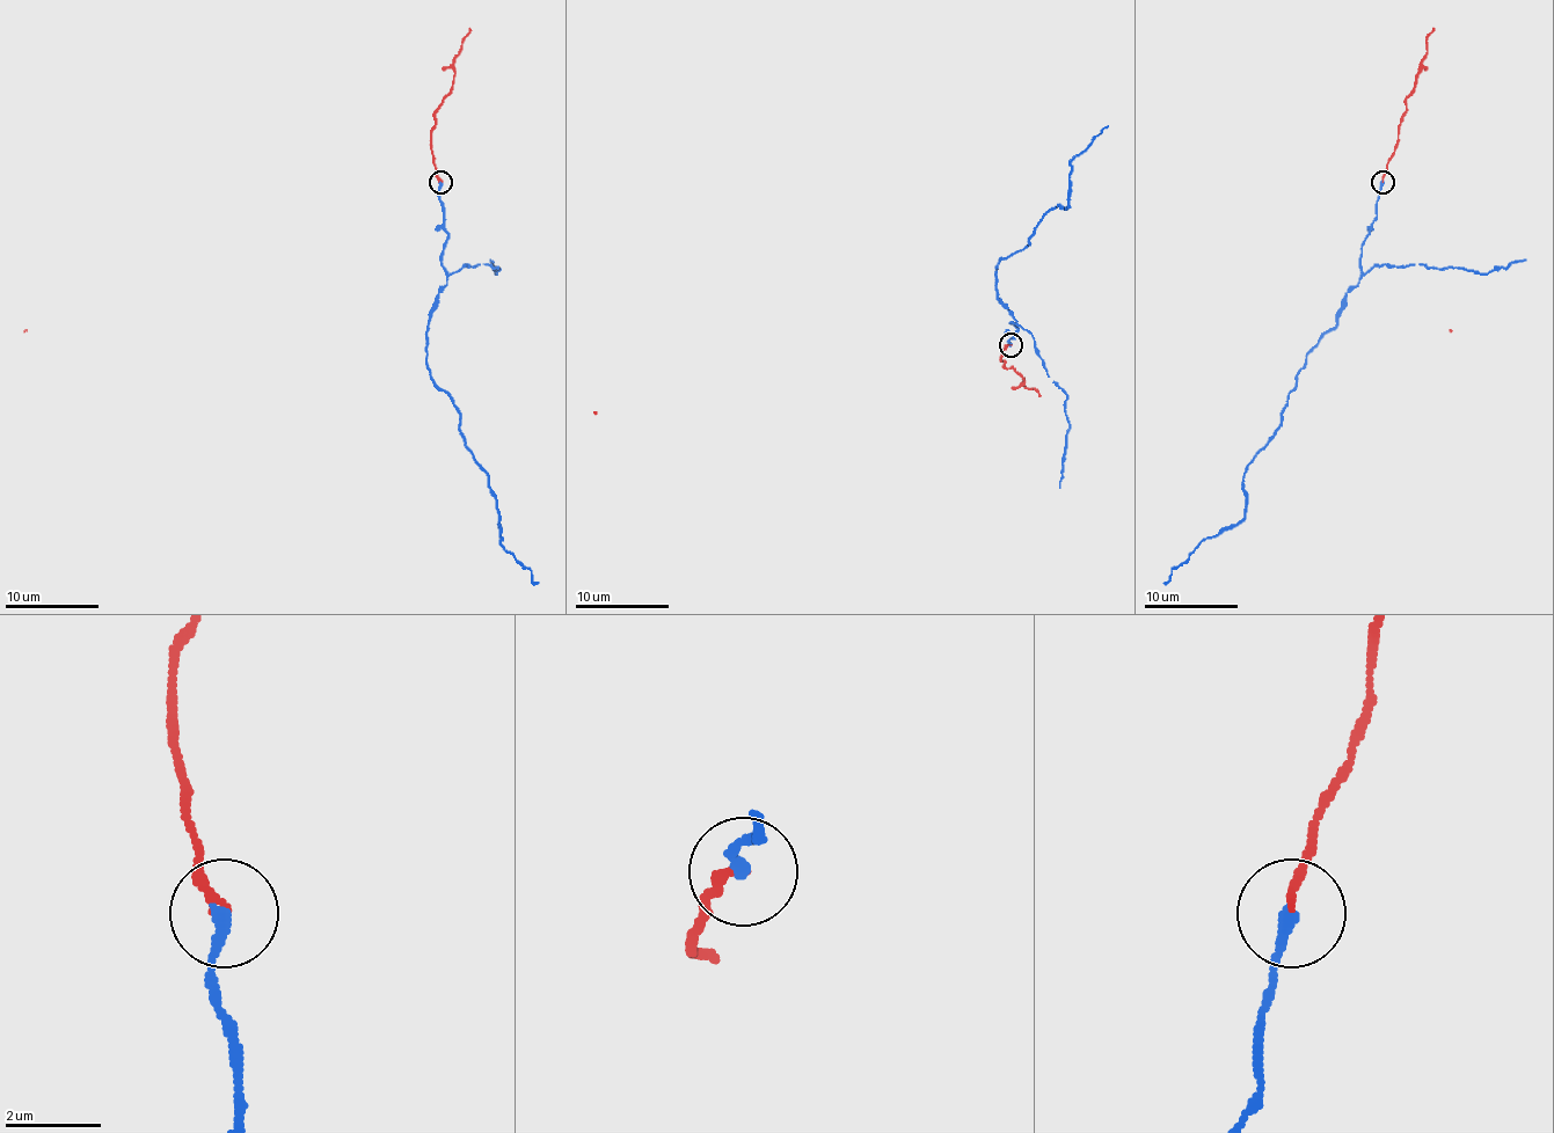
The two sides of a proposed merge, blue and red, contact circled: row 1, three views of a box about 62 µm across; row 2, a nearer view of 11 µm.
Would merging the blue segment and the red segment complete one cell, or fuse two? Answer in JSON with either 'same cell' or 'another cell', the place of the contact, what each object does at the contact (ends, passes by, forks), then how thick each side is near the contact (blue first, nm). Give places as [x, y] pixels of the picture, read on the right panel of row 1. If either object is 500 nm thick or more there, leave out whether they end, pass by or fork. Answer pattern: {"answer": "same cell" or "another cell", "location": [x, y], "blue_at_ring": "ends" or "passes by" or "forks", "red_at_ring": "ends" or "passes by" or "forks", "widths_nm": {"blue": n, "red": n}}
{"answer": "same cell", "location": [1383, 182], "blue_at_ring": "ends", "red_at_ring": "ends", "widths_nm": {"blue": 260, "red": 190}}

